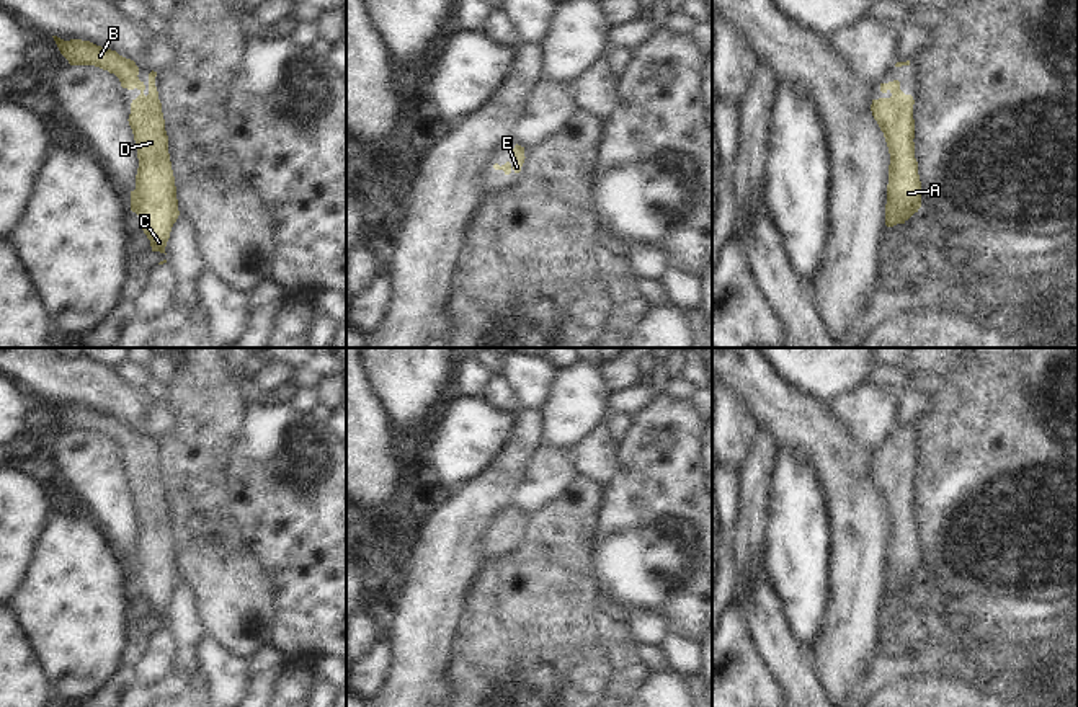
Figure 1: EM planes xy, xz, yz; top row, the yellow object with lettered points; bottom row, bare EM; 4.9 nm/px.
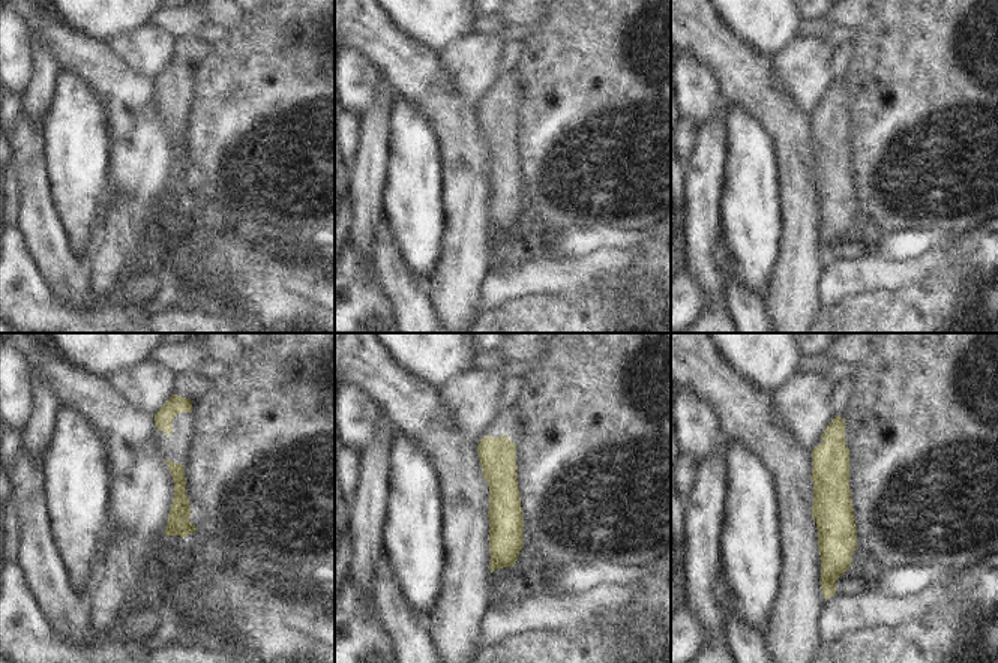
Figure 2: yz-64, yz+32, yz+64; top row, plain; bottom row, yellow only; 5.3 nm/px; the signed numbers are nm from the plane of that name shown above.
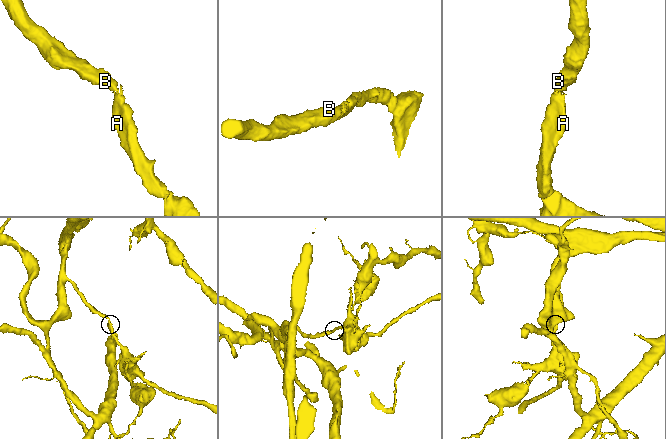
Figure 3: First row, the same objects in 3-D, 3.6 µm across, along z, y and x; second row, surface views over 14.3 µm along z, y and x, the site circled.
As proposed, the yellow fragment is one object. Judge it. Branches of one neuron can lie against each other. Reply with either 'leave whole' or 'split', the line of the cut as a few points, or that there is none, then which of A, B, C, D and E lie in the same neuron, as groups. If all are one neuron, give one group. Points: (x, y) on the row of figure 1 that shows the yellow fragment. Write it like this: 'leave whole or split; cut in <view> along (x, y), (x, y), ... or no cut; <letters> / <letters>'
leave whole; no cut; A B C D E

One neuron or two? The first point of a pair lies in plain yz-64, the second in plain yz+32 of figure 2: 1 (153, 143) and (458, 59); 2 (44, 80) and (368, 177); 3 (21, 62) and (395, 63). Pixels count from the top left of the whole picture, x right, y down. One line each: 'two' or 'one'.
1: two
2: one
3: two

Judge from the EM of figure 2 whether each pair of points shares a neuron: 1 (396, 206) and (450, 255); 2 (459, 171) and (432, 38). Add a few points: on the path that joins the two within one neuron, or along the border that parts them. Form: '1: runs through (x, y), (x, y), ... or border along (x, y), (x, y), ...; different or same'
1: border along (444, 212), (440, 257), (428, 279); different
2: border along (404, 33), (438, 53); different

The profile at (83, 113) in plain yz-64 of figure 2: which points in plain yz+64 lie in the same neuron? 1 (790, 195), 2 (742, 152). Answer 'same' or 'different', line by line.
1: different
2: same

